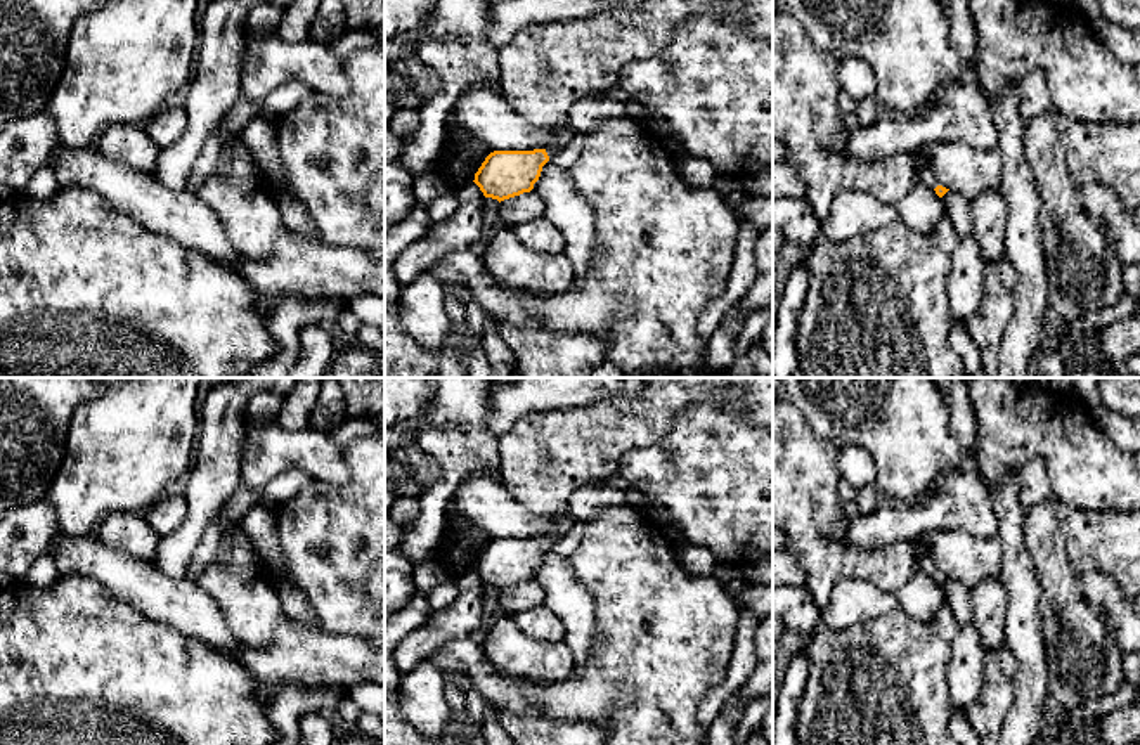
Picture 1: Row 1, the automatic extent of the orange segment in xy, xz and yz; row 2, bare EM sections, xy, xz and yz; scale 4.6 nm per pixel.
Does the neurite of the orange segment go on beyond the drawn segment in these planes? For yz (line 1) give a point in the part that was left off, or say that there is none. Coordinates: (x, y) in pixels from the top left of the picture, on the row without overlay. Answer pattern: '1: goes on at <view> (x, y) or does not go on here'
1: goes on at yz (922, 558)

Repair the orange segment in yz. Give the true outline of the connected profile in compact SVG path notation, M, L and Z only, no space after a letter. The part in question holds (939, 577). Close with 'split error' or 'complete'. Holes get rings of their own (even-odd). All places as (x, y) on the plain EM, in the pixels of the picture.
M920 546L915 551L915 568L934 577L939 586L942 586L949 579L937 570L937 567L934 565L934 561L929 554L929 547L925 547L925 546Z; split error

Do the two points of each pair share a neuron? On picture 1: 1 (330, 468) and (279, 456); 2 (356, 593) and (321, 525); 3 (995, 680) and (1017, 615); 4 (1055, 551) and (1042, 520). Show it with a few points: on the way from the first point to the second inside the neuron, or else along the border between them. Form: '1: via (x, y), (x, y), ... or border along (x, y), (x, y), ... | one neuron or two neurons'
1: via (317, 456), (291, 456) | one neuron
2: via (356, 576), (356, 560), (338, 543) | one neuron
3: border along (1012, 680), (1012, 704), (1003, 719) | two neurons
4: via (1049, 544), (1042, 527) | one neuron

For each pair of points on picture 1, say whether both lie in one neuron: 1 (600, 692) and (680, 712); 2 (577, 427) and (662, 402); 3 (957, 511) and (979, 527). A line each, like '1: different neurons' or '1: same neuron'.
1: same neuron
2: same neuron
3: same neuron

